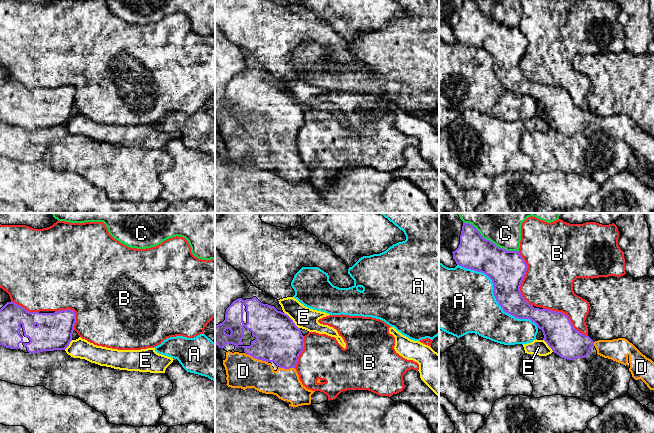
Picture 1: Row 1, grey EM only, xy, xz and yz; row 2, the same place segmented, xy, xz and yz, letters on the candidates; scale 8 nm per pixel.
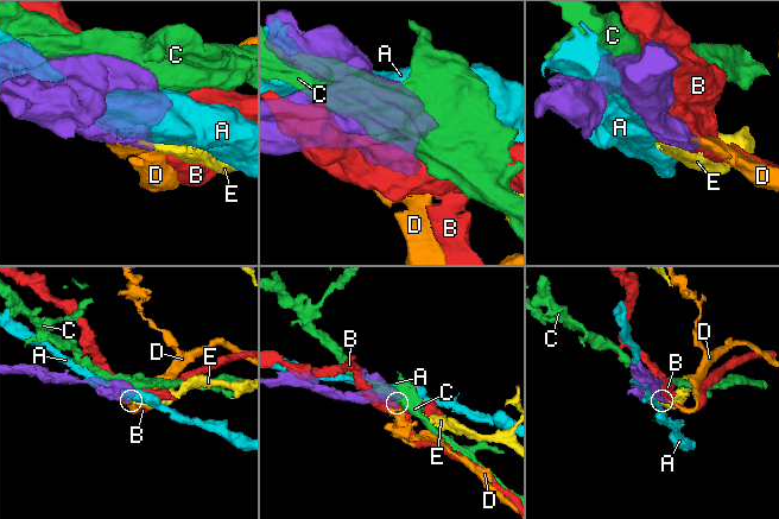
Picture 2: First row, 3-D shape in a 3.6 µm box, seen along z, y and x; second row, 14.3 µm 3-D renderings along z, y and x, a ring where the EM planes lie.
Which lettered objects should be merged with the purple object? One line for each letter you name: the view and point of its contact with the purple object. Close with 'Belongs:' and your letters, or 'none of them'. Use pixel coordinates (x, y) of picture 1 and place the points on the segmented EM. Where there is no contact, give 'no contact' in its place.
D: contact xz (256, 358)
Belongs: D

